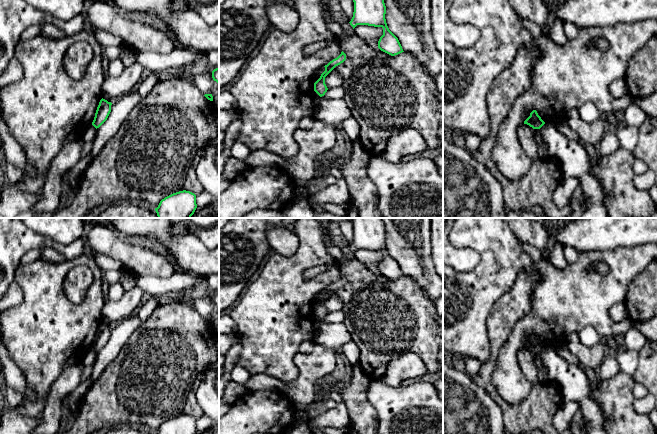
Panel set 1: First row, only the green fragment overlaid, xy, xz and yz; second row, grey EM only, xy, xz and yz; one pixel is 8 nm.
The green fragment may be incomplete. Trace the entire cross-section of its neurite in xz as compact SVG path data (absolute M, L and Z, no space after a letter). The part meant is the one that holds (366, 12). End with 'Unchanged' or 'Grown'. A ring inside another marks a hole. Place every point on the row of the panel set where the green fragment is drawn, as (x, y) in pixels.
M353 0L353 2L354 12L349 22L353 29L357 25L382 27L383 35L378 41L378 48L391 56L404 52L398 38L387 26L384 0Z. Unchanged

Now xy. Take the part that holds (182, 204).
M183 190L162 199L155 211L158 218L191 218L196 208L196 195Z. Unchanged

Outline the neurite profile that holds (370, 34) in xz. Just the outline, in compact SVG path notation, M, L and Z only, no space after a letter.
M357 25L354 32L362 38L368 45L378 49L378 41L383 35L382 27L374 27L368 25Z

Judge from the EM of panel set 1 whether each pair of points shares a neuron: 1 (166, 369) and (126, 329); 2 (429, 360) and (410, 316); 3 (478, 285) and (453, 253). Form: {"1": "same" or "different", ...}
{"1": "different", "2": "same", "3": "different"}

